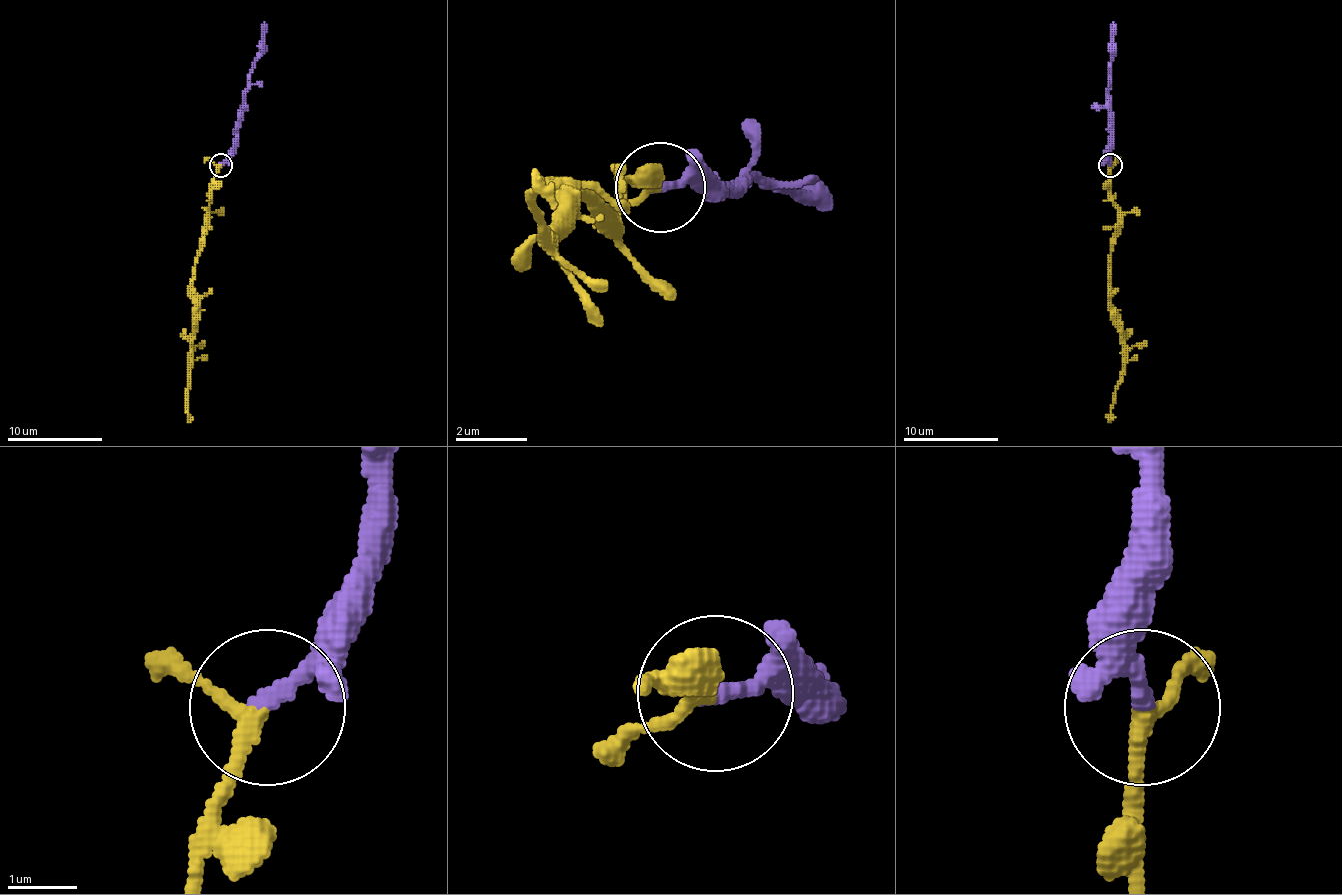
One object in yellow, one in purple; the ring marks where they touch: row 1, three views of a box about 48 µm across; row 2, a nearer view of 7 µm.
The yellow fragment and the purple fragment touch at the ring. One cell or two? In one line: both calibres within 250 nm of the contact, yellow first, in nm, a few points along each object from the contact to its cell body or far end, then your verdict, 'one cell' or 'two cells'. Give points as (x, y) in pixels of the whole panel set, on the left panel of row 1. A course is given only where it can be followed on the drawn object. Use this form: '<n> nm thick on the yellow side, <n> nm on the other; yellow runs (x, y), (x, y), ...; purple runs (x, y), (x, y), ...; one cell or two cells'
200 nm thick on the yellow side, 260 nm on the other; yellow runs (221, 165), (207, 210), (207, 231), (193, 281), (195, 324), (188, 391), (190, 422); purple runs (221, 165), (233, 146), (243, 91), (259, 50), (264, 22); one cell

